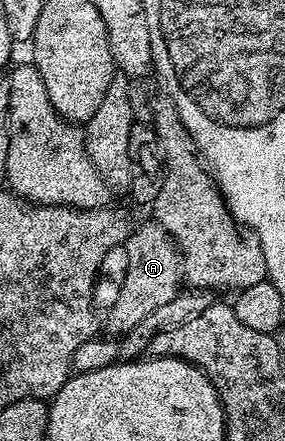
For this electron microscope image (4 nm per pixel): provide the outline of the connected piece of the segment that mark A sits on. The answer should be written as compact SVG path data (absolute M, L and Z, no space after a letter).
M149 220L142 226L134 225L129 231L129 237L123 243L123 250L129 253L129 263L125 266L125 275L121 278L121 291L117 294L117 299L113 302L113 307L106 314L103 314L103 326L110 335L124 336L135 328L135 324L140 324L146 316L151 316L155 308L167 304L170 300L175 300L175 296L183 290L183 267L181 265L181 252L177 248L177 243L173 241L171 235L165 231L155 220Z

